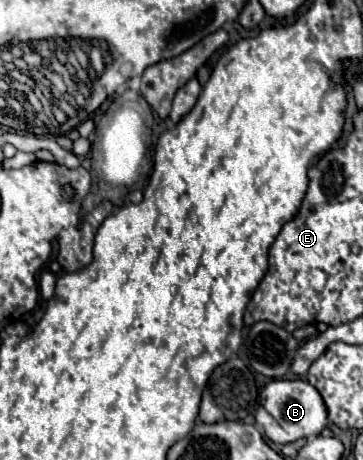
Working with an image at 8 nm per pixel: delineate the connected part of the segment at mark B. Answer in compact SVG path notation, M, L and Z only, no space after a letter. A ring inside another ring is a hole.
M272 380L262 390L260 414L256 414L256 424L264 434L276 444L288 444L298 438L320 436L328 426L328 408L320 392L306 380Z

